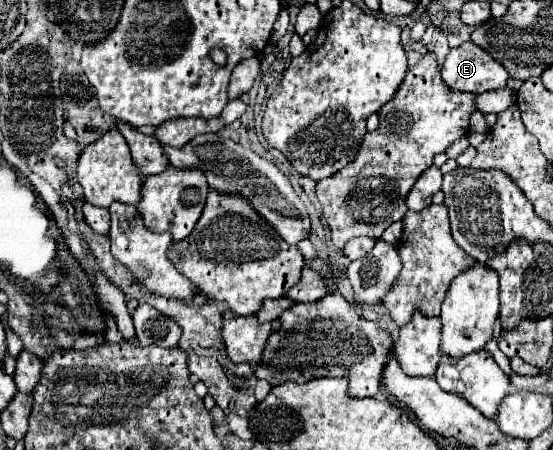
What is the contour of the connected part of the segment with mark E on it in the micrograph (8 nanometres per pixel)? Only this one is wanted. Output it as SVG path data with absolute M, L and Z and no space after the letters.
M472 42L452 48L440 64L440 74L448 88L472 94L504 88L510 78L502 64L498 64Z

